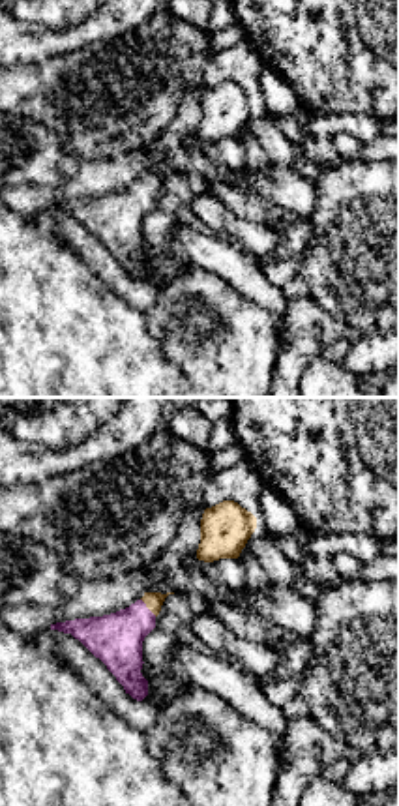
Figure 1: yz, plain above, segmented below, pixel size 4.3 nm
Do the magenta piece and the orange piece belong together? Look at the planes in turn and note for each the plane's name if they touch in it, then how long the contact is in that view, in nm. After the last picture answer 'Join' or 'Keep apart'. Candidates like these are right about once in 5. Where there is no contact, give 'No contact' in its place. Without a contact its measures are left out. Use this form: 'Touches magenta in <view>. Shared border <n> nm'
Touches magenta in yz. Shared border 100 nm

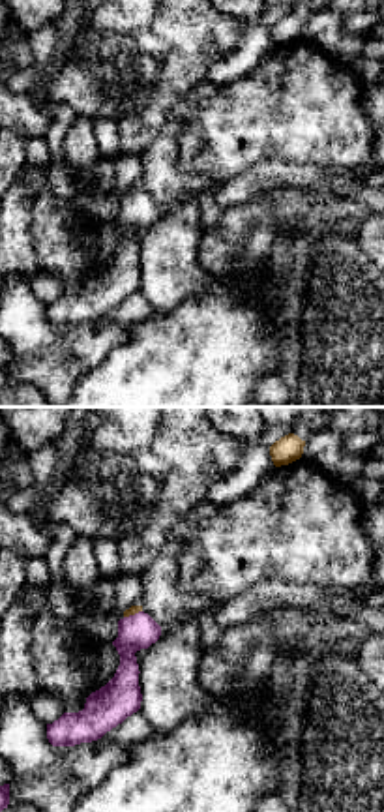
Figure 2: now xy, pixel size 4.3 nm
Touches magenta in xy. Shared border 90 nm

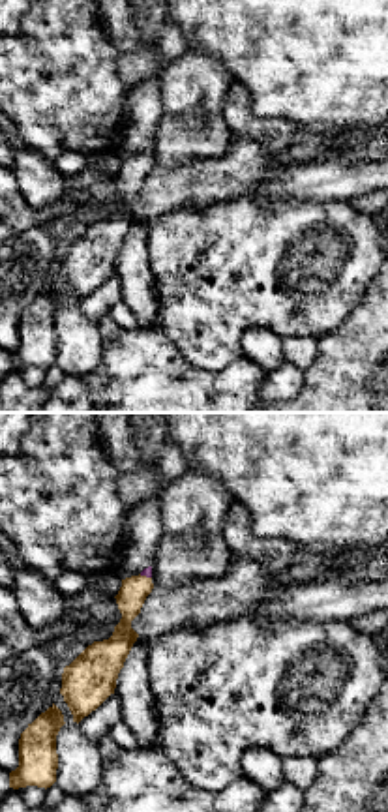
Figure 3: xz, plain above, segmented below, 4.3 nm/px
Touches magenta in xz. Shared border 60 nm

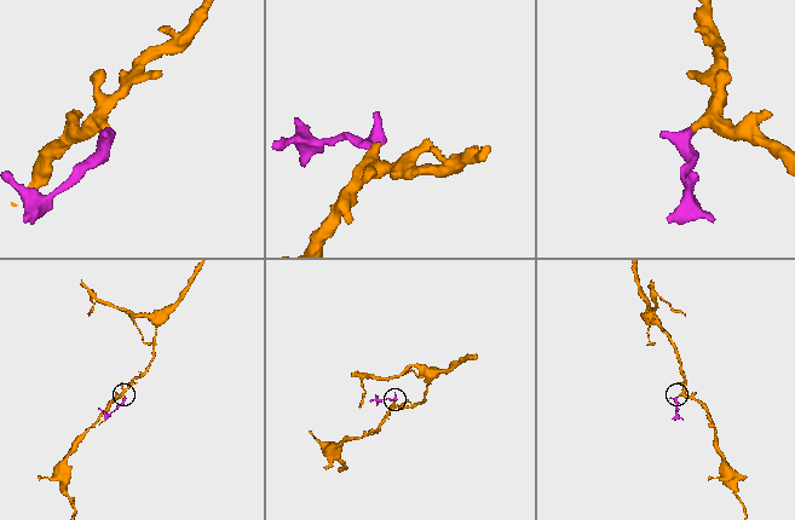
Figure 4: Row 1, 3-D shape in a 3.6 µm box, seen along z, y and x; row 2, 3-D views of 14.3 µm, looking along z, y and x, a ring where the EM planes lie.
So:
Join

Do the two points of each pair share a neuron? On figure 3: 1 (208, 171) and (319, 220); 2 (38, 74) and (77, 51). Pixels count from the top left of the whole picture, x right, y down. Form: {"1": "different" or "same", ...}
{"1": "different", "2": "same"}

